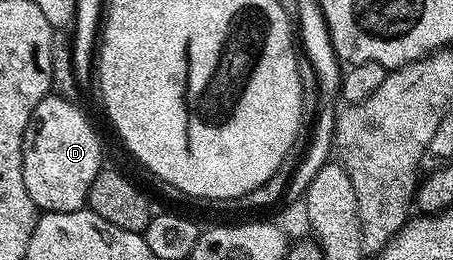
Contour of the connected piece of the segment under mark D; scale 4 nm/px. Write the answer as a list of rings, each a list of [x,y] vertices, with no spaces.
[[[53,92],[36,108],[32,119],[32,129],[22,143],[22,171],[24,172],[24,188],[28,188],[28,196],[32,196],[39,211],[55,214],[56,212],[72,212],[83,209],[87,205],[89,189],[98,171],[103,169],[102,142],[94,131],[92,123],[86,119],[77,101],[62,98]]]

